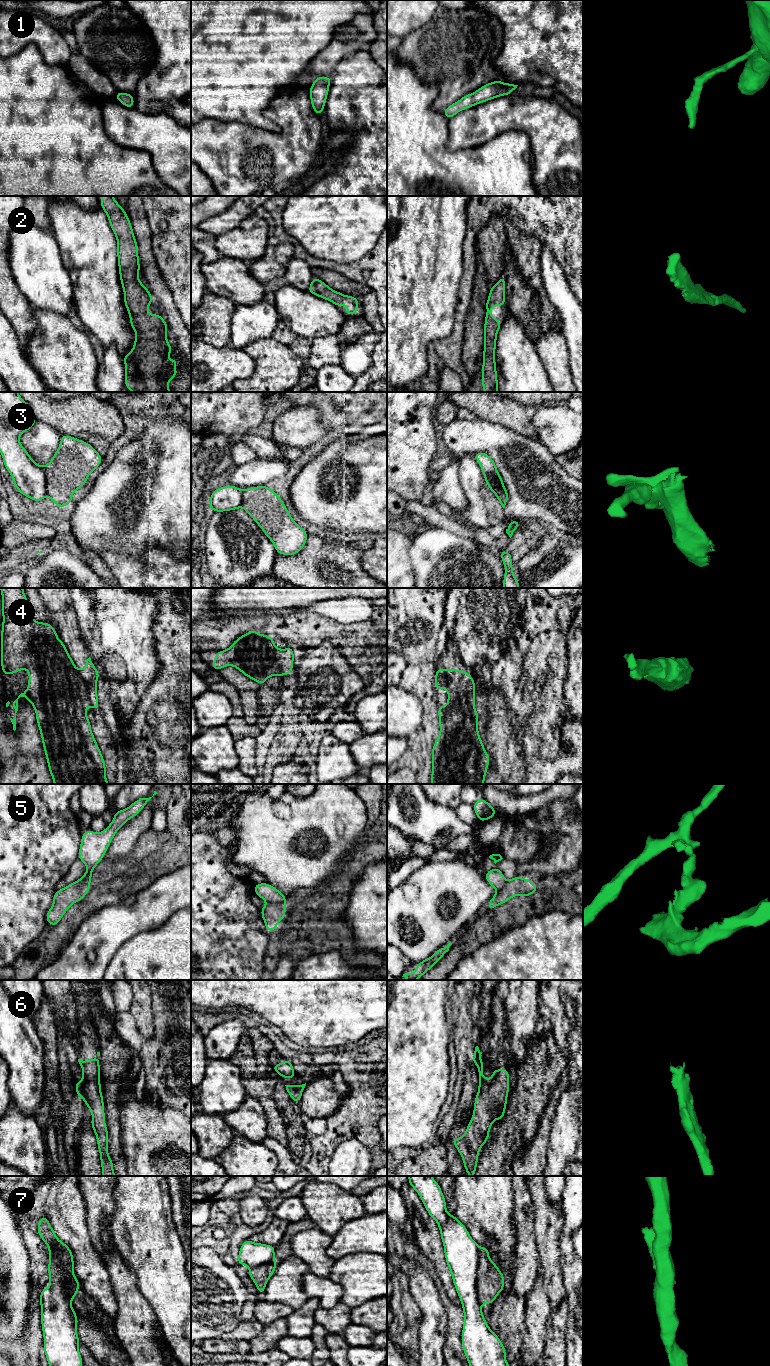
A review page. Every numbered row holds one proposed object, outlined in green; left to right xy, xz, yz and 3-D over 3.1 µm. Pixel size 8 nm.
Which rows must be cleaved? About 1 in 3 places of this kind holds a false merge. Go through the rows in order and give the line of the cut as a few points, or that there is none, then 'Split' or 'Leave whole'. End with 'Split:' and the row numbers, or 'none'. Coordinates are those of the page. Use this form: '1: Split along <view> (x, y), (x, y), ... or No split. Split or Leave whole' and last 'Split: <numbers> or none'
1: No split. Leave whole
2: No split. Leave whole
3: Split along xy (42, 467), (45, 473), (47, 495). Split
4: Split along xy (96, 688), (86, 688), (82, 692), (84, 703). Split
5: Split along xz (267, 901), (285, 903). Split
6: No split. Leave whole
7: Split along yz (478, 1248), (476, 1291), (478, 1301), (481, 1304). Split
Split: 3, 4, 5, 7

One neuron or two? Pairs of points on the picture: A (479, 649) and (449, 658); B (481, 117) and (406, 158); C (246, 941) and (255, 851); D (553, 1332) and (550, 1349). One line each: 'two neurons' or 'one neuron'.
A: two neurons
B: two neurons
C: two neurons
D: one neuron

